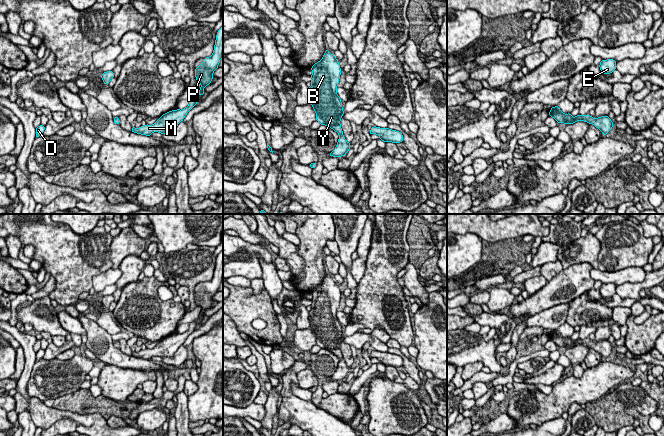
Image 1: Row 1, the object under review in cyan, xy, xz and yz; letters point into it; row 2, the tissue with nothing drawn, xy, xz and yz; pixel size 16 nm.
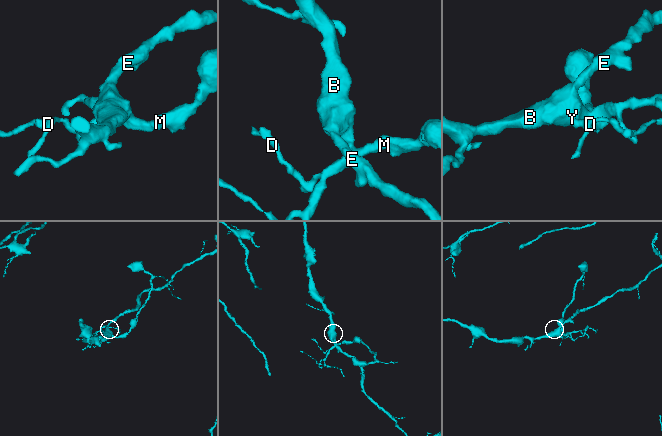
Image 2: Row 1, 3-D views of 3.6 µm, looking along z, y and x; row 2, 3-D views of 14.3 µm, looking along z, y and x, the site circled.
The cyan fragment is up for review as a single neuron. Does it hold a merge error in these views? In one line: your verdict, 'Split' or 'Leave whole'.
Leave whole

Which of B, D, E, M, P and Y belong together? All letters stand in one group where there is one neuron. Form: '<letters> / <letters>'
B D E M P Y

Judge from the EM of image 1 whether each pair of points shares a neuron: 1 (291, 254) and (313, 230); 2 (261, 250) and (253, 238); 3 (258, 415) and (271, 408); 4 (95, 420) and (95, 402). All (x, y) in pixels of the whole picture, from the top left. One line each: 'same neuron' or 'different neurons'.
1: different neurons
2: different neurons
3: different neurons
4: different neurons

